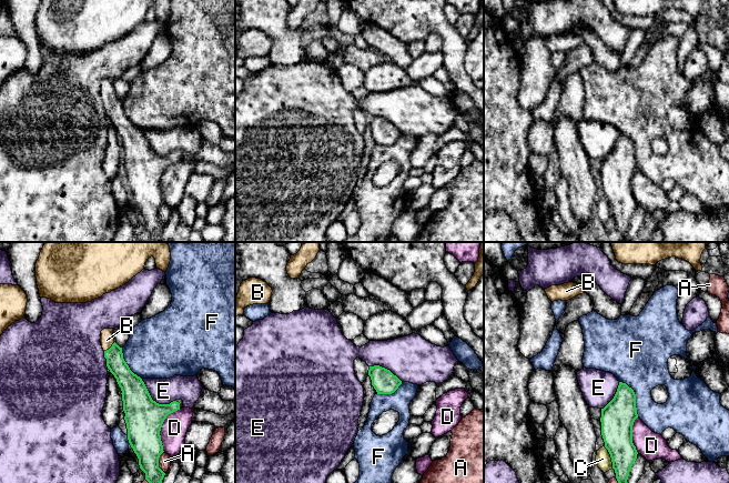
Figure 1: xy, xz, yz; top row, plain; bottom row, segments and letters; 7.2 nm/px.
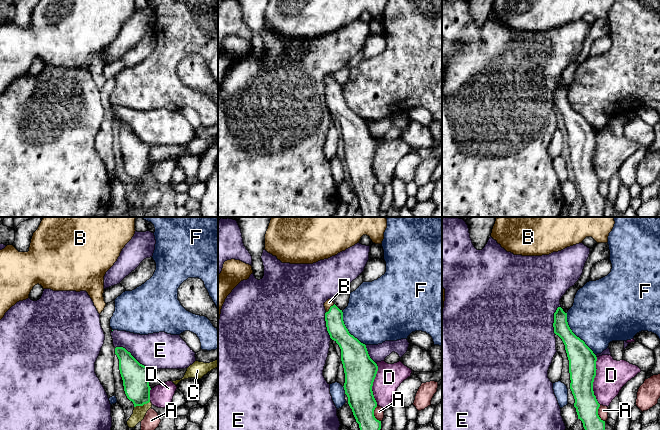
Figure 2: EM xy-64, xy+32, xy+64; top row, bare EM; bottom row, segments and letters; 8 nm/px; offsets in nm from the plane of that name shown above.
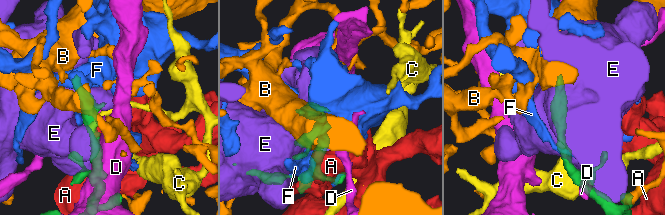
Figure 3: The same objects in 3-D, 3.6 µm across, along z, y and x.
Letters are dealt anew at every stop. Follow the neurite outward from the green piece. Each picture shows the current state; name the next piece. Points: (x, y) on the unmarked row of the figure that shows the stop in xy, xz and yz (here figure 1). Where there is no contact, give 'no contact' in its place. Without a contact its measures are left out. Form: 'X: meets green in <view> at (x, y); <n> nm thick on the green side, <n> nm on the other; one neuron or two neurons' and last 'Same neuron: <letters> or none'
A: meets green in xy at (158, 213); 240 nm thick on the green side, 100 nm on the other; two neurons
B: meets green in xy at (110, 99); 140 nm thick on the green side, 100 nm on the other; one neuron
C: meets green in yz at (610, 208); 220 nm thick on the green side, 110 nm on the other; two neurons
D: meets green in xy at (161, 178); 280 nm thick on the green side, 190 nm on the other; two neurons
E: meets green in xy at (152, 151); 280 nm thick on the green side, 190 nm on the other; two neurons
F: meets green in yz at (635, 148); 240 nm thick on the green side, 380 nm on the other; two neurons
Same neuron: B

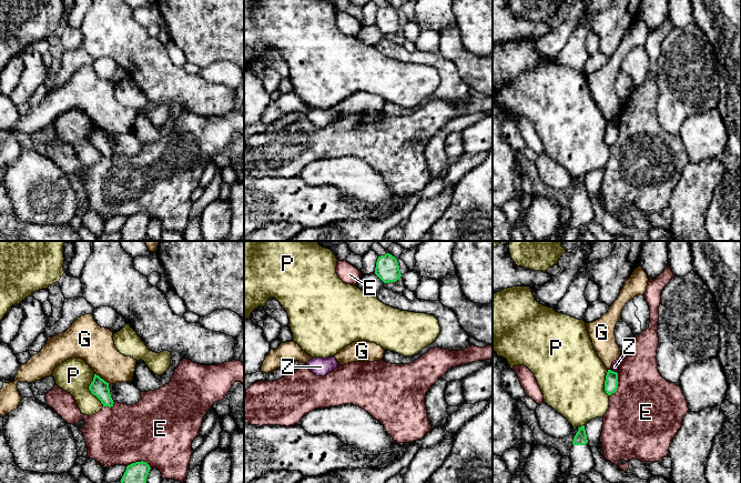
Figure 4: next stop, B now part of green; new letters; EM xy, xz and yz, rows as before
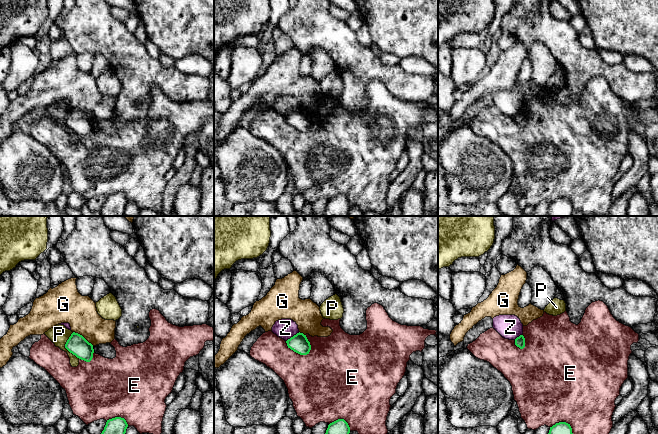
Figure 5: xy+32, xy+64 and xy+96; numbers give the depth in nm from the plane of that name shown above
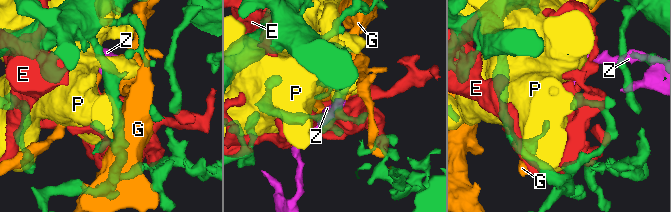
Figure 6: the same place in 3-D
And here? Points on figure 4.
E: meets green in xy at (139, 213); 180 nm thick on the green side, 460 nm on the other; two neurons
G: meets green in xy at (102, 130); 130 nm thick on the green side, 260 nm on the other; two neurons
P: meets green in xy at (89, 140); 130 nm thick on the green side, 240 nm on the other; two neurons
Z: meets green in yz at (612, 122); 100 nm thick on the green side, 60 nm on the other; two neurons
Same neuron: none

